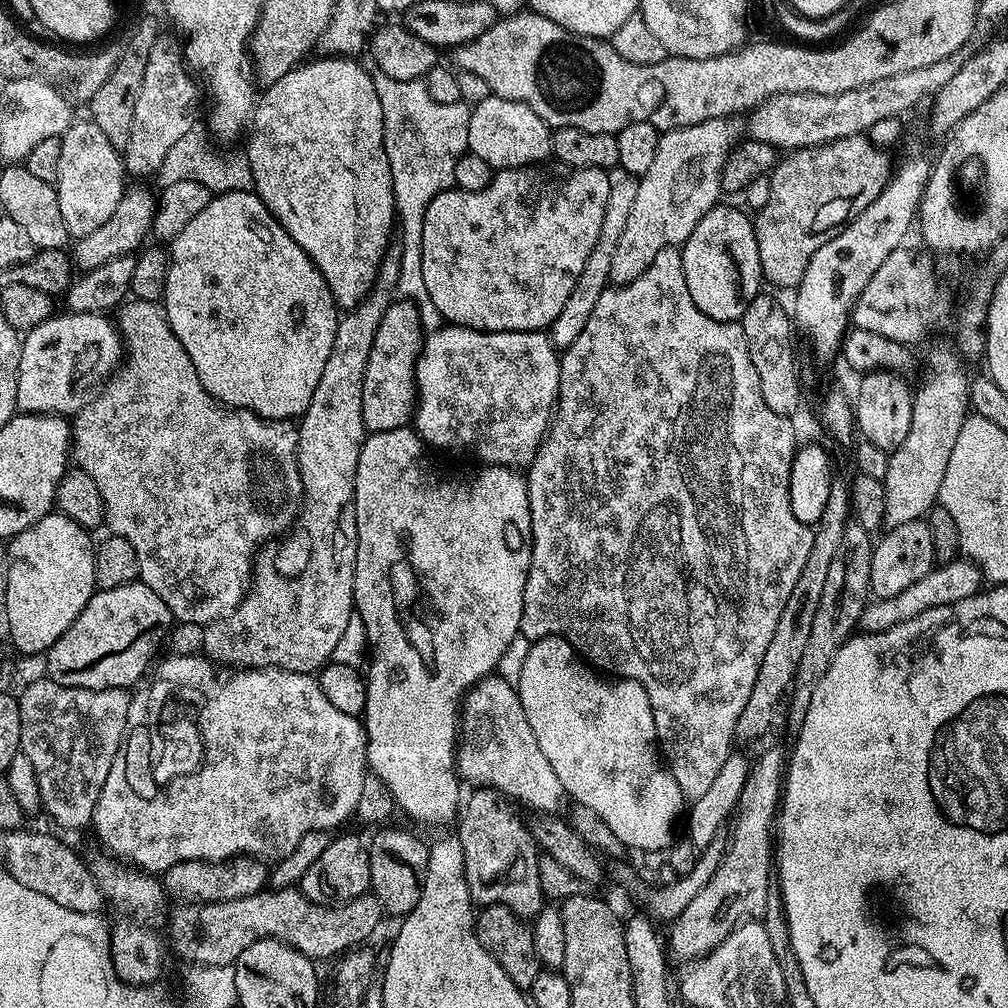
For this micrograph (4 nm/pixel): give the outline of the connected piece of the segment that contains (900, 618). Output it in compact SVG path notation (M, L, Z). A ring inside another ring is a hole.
M957 558L950 563L940 564L920 578L913 585L908 586L893 598L878 598L871 601L864 608L859 627L866 632L881 632L891 626L901 625L926 610L936 609L938 606L953 605L954 602L975 596L983 585L983 573L975 563L967 558Z

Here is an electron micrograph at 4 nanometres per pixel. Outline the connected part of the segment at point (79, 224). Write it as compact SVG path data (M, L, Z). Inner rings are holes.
M91 122L73 123L60 137L62 158L58 161L58 178L54 185L62 222L66 222L69 237L79 238L94 234L114 210L126 191L126 173L121 153L106 139L106 134Z

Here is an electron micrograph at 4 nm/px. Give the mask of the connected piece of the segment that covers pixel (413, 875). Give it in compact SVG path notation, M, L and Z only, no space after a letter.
M381 827L370 839L368 844L368 857L370 858L370 889L373 896L378 898L378 902L389 917L403 918L407 916L414 906L418 906L418 898L422 898L422 886L424 885L424 875L428 869L428 850L429 845L423 844L412 832L407 832L404 828Z

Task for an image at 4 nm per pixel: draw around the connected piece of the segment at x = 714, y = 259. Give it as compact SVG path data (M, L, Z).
M717 203L704 215L702 222L694 226L694 234L690 234L680 248L680 257L686 274L686 290L690 290L694 306L711 320L736 322L743 316L746 306L761 295L762 273L753 217L743 207L731 208L724 203Z

